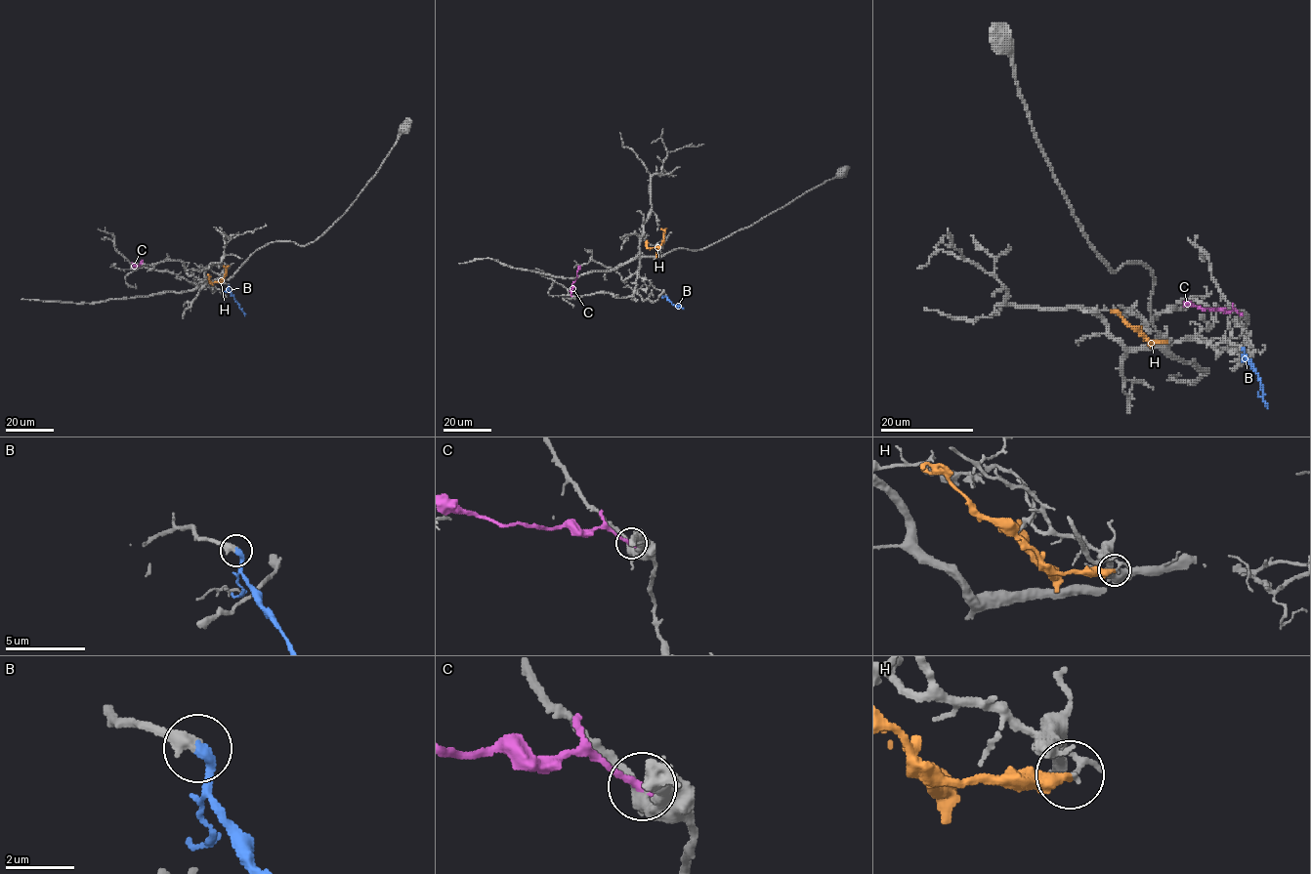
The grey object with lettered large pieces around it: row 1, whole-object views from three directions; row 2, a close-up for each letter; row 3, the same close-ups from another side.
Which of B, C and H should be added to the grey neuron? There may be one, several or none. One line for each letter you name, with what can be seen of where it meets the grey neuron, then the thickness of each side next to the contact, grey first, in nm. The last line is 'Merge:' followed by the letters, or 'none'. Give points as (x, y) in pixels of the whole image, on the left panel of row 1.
B: meets grey at (229, 285); 440 nm thick on the grey side, 360 nm on the other
Merge: B

